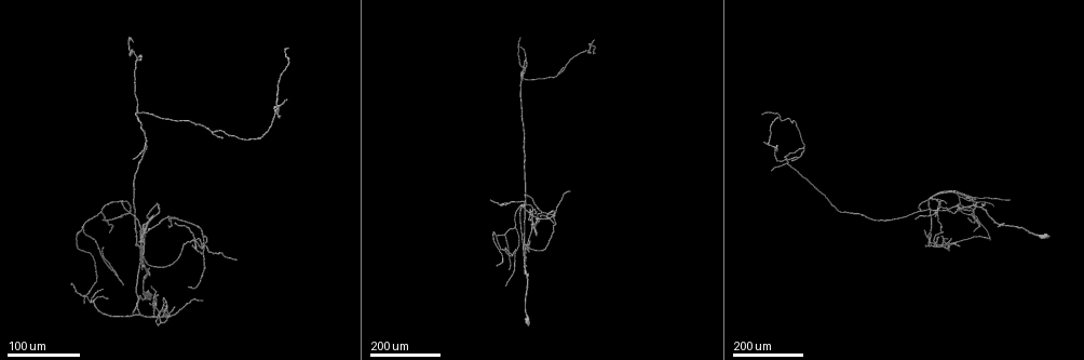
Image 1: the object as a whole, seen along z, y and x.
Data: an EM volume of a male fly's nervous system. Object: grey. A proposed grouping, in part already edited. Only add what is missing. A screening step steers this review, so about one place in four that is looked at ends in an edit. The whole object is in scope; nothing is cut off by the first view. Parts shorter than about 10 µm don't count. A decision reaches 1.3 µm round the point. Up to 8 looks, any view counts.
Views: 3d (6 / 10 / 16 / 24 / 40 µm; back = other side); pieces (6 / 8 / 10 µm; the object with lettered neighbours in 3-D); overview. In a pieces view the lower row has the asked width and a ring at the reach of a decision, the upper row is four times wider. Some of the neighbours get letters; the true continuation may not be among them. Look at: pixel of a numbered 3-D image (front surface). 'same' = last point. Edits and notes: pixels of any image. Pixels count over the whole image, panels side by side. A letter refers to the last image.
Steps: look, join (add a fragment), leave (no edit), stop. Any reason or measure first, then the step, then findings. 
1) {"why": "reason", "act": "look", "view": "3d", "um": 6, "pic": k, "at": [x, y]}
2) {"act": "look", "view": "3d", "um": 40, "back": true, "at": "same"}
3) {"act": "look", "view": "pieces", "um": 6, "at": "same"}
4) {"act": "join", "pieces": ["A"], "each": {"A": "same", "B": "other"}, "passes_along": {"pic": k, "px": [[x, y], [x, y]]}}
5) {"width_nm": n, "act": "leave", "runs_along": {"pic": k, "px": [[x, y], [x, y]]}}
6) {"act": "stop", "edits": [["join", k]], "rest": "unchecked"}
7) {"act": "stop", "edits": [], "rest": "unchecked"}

{"why": "end of a long branch", "act": "look", "view": "3d", "um": 24, "pic": 1, "at": [519, 37]}

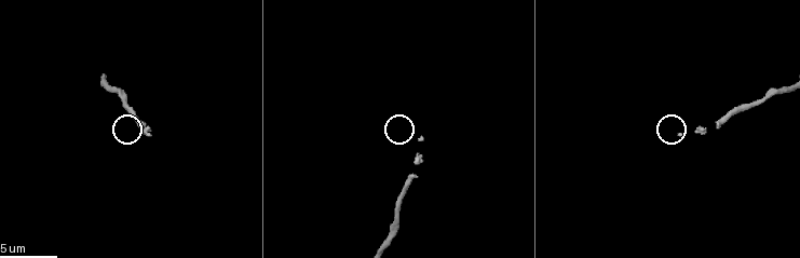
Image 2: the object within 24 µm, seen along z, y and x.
{"act": "look", "view": "pieces", "um": 8, "pic": 2, "at": [420, 139]}

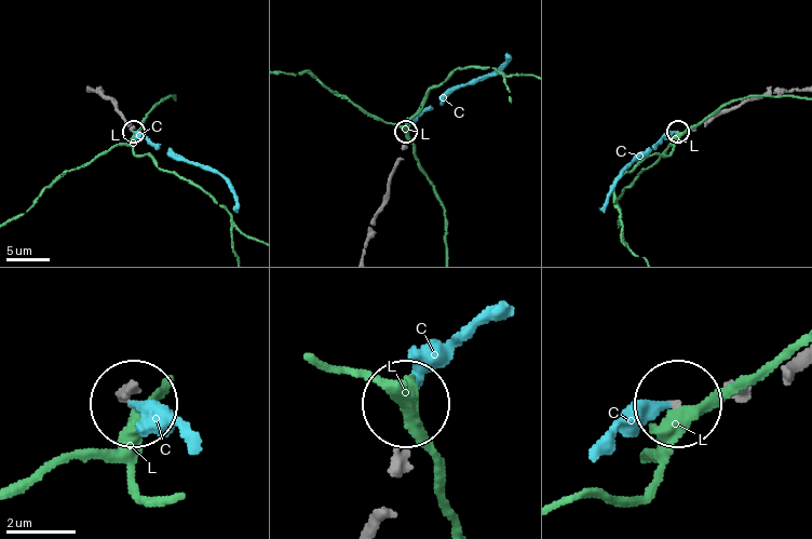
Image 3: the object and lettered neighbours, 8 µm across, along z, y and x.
{"act": "join", "pieces": ["C"], "each": {"C": "same", "L": "other"}, "found": "the cell continues"}

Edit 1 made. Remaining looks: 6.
{"why": "branch stops here", "act": "look", "view": "3d", "um": 40, "pic": 1, "at": [778, 117]}

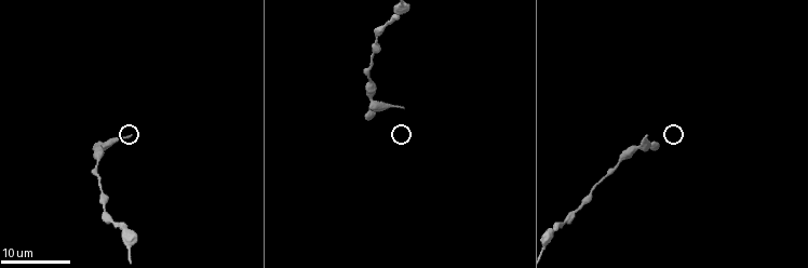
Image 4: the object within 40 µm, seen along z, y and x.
{"act": "look", "view": "pieces", "um": 8, "pic": 4, "at": [403, 109]}

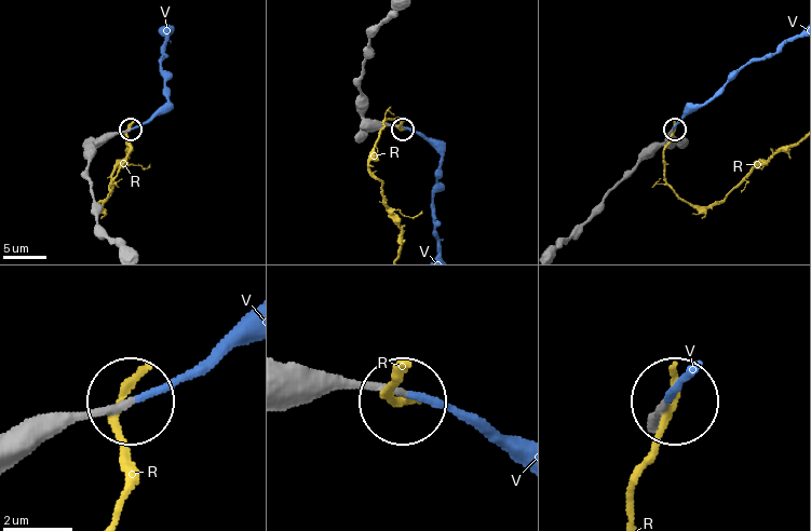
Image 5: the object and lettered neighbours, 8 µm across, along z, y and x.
{"act": "join", "pieces": ["V"], "each": {"R": "other", "V": "same"}, "passes_along": {"pic": 5, "px": [[379, 121], [414, 130], [440, 154], [433, 196], [437, 245]]}, "found": "the cell continues"}

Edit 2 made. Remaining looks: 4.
{"why": "an open end", "act": "look", "view": "3d", "um": 40, "pic": 1, "at": [1031, 231]}

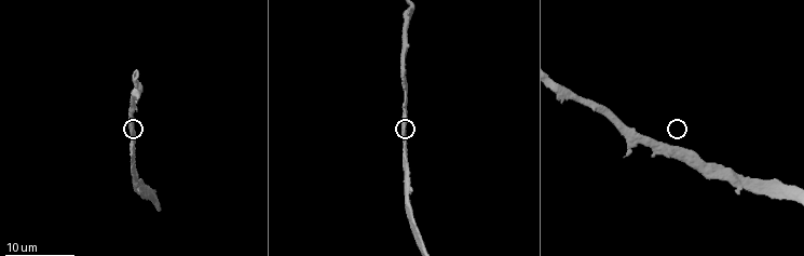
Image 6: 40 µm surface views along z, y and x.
{"act": "look", "view": "pieces", "um": 8, "pic": 6, "at": [623, 155]}

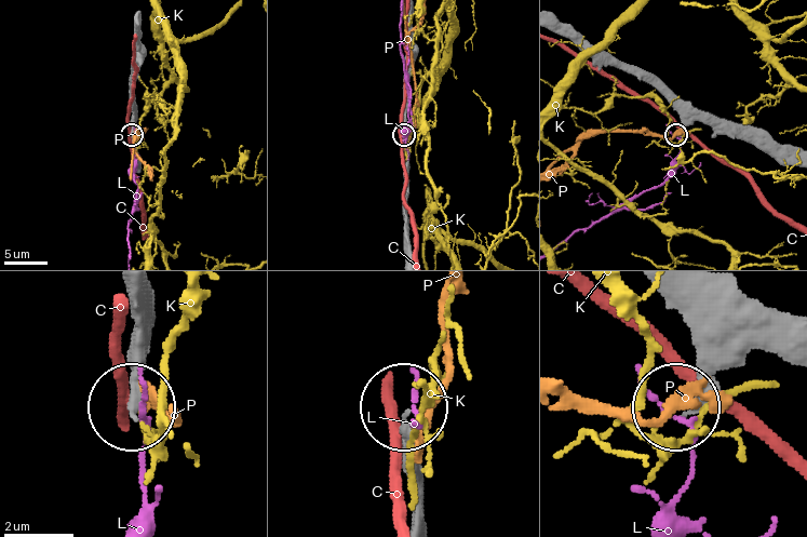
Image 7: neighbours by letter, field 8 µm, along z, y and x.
{"act": "leave", "each": {"C": "other", "K": "other", "L": "other", "P": "other"}, "runs_along": {"pic": 7, "px": [[794, 362], [751, 348], [684, 412]]}, "found": "none of them fits"}

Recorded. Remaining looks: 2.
{"why": "an open end", "act": "look", "view": "3d", "um": 24, "pic": 1, "at": [1011, 200]}

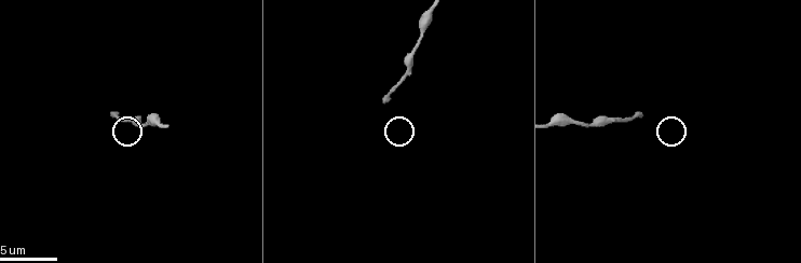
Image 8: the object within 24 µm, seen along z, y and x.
{"act": "look", "view": "pieces", "um": 6, "pic": 8, "at": [115, 113]}

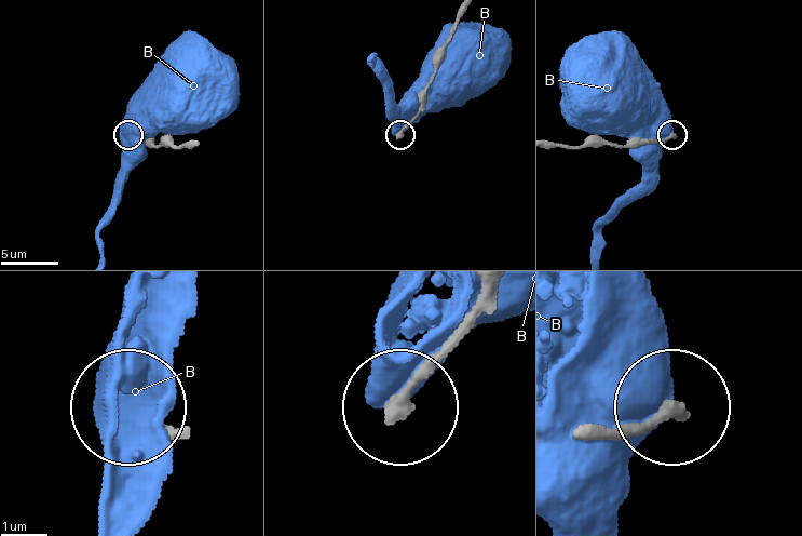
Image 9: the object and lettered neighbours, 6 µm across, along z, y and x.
{"act": "leave", "each": {"B": "other"}, "runs_along": {"pic": 9, "px": [[489, 294], [404, 406]]}, "found": "none of them fits"}

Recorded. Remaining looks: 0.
{"act": "stop", "edits": [["join", 3], ["join", 5]], "rest": "unchecked"}

